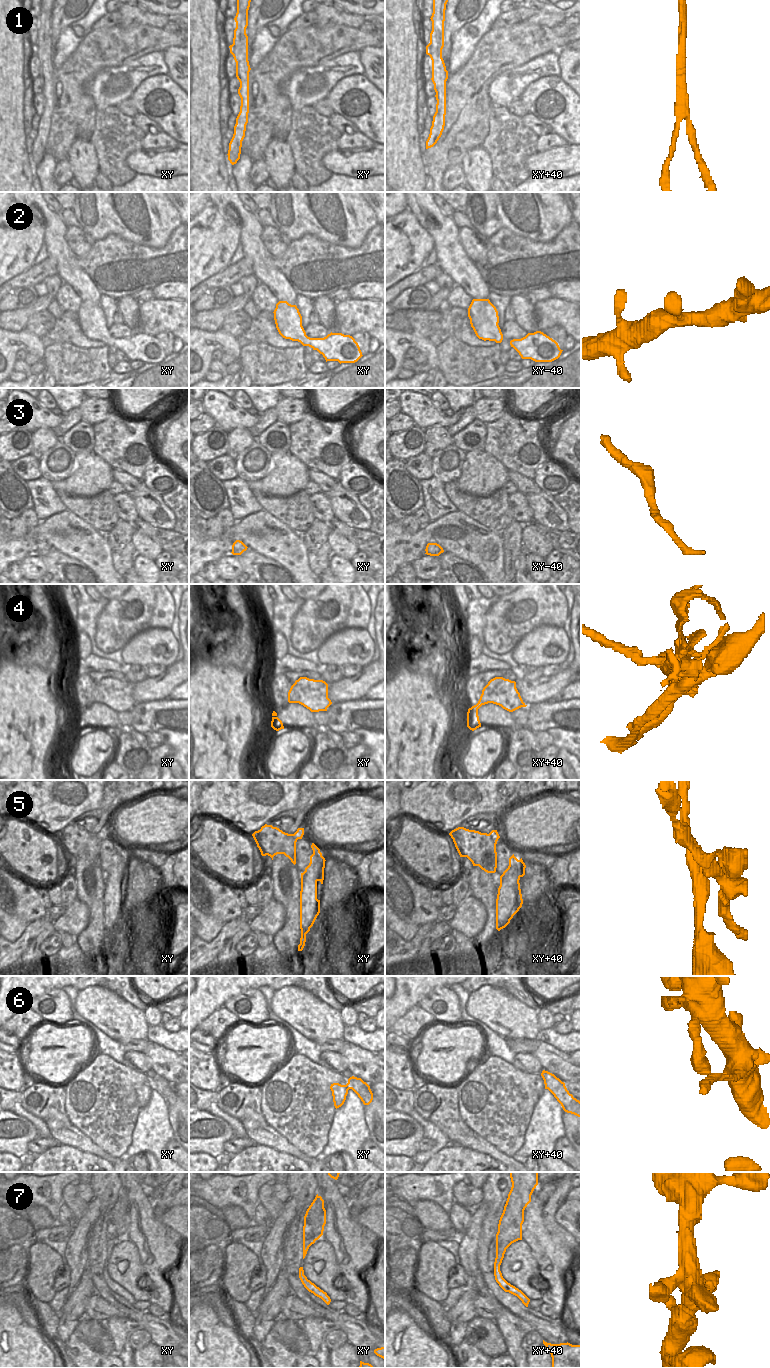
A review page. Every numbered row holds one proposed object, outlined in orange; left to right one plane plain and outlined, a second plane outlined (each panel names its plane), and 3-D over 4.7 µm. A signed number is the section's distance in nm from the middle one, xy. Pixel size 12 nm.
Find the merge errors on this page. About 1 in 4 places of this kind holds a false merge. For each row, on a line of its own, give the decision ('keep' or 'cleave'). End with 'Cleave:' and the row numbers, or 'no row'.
1: keep
2: keep
3: keep
4: cleave
5: cleave
6: keep
7: keep
Cleave: 4, 5

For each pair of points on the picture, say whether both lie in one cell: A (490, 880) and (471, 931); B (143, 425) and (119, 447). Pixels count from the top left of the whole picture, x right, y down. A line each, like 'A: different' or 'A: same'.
A: different
B: same

